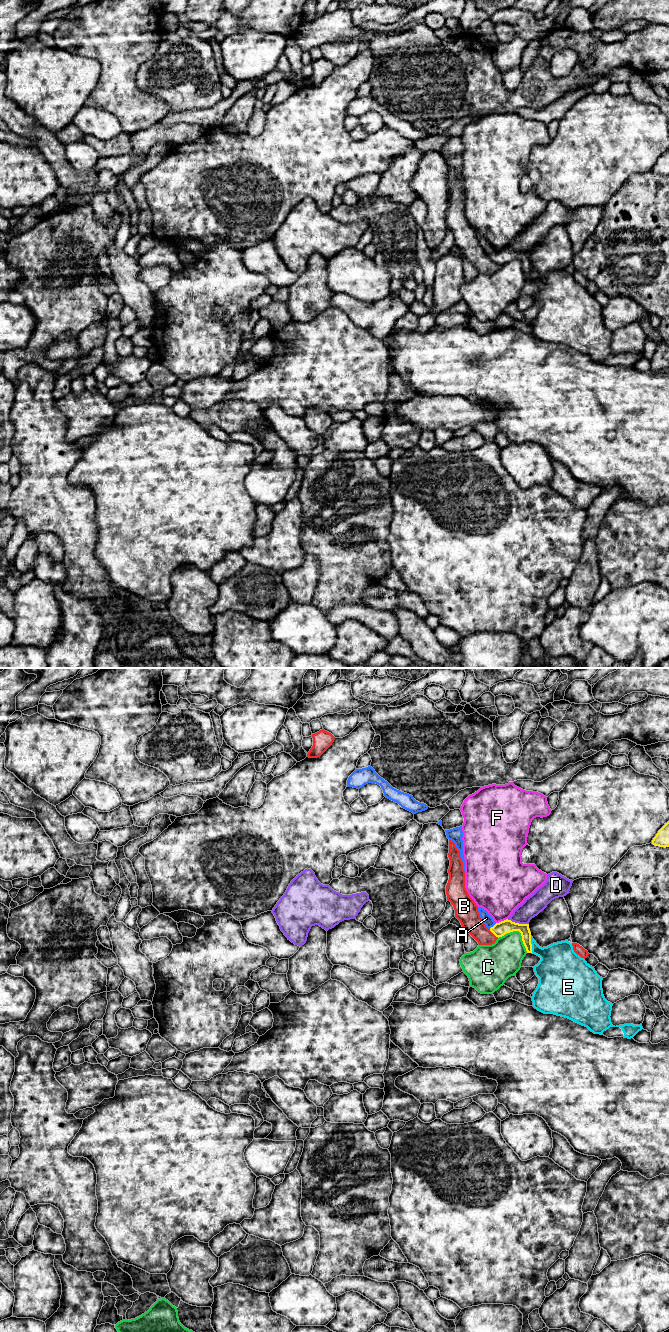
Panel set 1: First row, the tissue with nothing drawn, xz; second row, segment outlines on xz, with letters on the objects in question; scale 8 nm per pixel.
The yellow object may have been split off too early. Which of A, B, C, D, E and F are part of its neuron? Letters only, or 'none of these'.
A

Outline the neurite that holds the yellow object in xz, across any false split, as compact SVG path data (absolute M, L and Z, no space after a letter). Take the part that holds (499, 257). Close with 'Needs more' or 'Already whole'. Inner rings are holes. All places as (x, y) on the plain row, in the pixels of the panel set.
M478 235L478 239L486 255L496 265L499 266L504 264L507 261L513 259L519 259L521 261L522 269L526 276L527 281L532 281L531 260L529 257L529 252L519 252L519 251L512 250L511 248L508 247L496 251L486 238L484 238L481 235Z. Needs more

